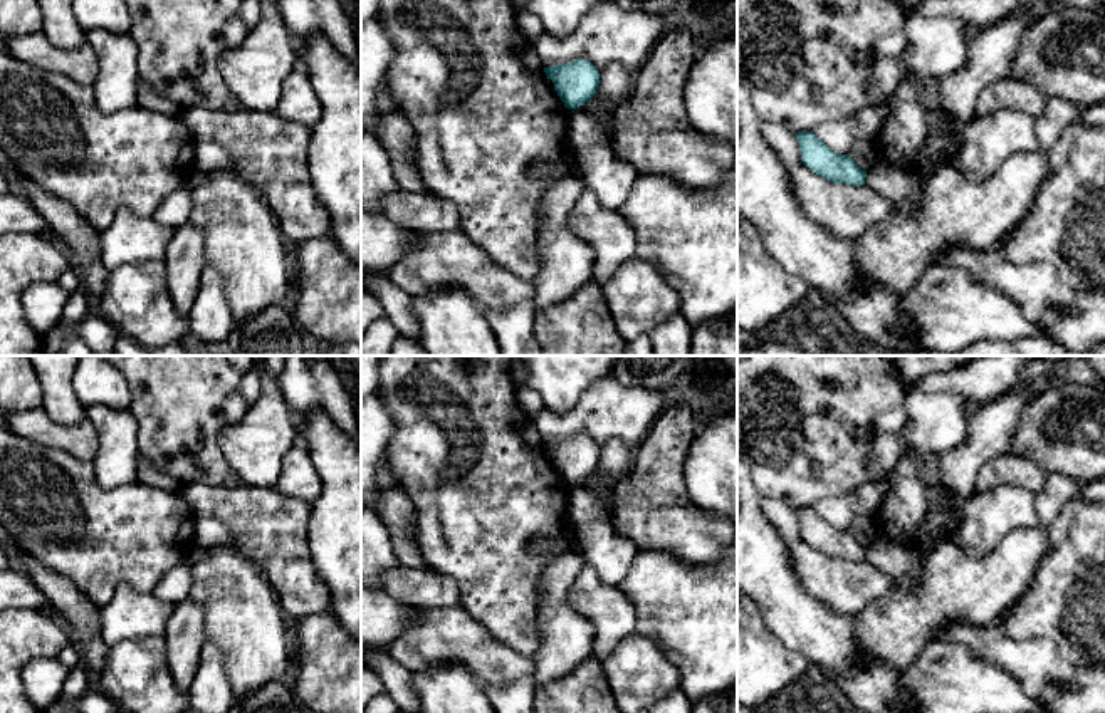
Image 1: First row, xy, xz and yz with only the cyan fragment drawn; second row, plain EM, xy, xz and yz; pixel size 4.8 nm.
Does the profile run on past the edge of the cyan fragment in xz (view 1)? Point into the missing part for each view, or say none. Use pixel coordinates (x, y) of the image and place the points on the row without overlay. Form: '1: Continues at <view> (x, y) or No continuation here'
1: No continuation here

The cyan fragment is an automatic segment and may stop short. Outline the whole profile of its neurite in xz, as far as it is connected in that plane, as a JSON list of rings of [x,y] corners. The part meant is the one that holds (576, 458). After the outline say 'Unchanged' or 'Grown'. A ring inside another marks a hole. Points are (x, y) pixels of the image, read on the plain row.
[[[588,435],[544,443],[547,455],[568,485],[588,478],[600,461],[600,448]]]. Unchanged

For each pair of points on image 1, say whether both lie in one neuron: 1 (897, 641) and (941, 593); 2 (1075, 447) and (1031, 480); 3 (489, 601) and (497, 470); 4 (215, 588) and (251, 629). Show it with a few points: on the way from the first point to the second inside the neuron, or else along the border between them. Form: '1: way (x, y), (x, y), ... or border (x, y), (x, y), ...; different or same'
1: way (905, 629), (931, 604); same
2: border (1008, 452), (1031, 460), (1047, 473); different
3: way (489, 569), (489, 502); same
4: way (225, 598), (244, 619); same

